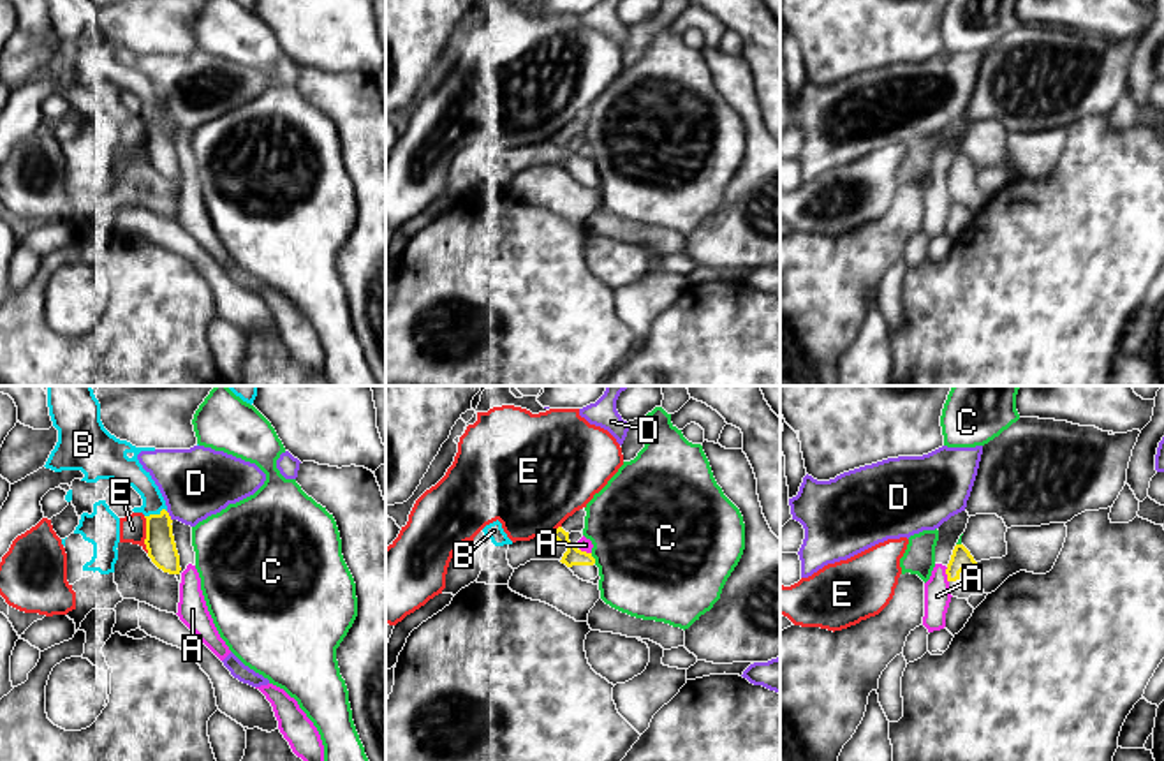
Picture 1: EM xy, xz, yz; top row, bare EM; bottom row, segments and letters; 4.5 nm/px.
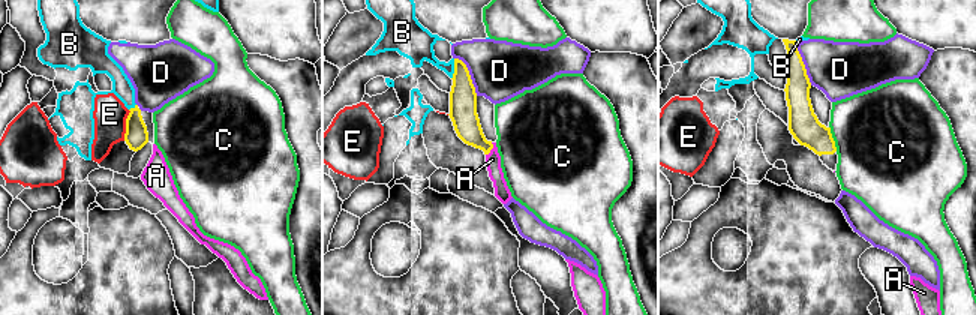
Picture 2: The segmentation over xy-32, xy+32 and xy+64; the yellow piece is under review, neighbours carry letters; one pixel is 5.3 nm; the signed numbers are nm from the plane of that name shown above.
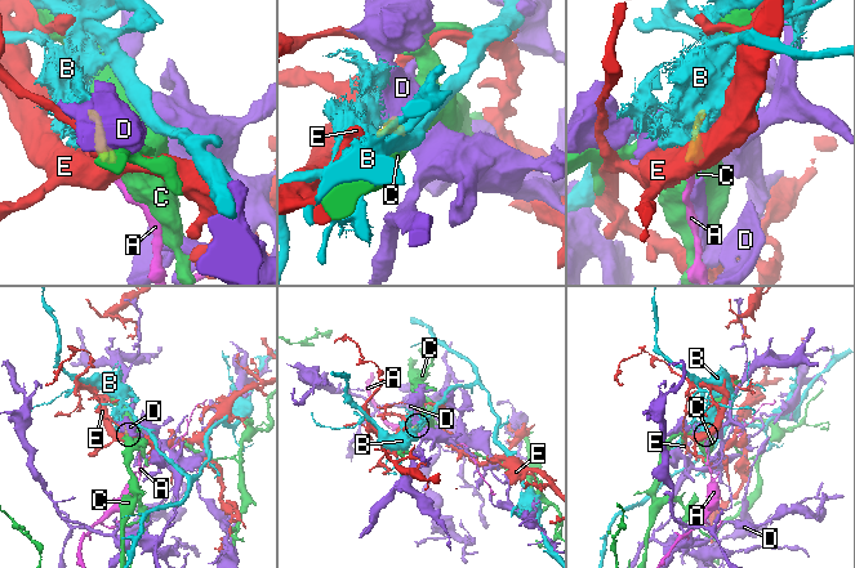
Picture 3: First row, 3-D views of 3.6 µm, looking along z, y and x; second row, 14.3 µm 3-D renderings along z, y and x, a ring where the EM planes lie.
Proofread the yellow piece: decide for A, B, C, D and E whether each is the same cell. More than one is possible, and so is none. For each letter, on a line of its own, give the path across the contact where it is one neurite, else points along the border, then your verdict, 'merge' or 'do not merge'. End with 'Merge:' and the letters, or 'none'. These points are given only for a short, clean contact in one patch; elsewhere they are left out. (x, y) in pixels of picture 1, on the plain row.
A: border yz (946, 173), (948, 187); do not merge
B: border xy (166, 115), (145, 122); do not merge
C: do not merge
D: border xy (166, 117), (171, 125); do not merge
E: border xy (143, 122), (145, 154), (148, 157); do not merge
Merge: none

